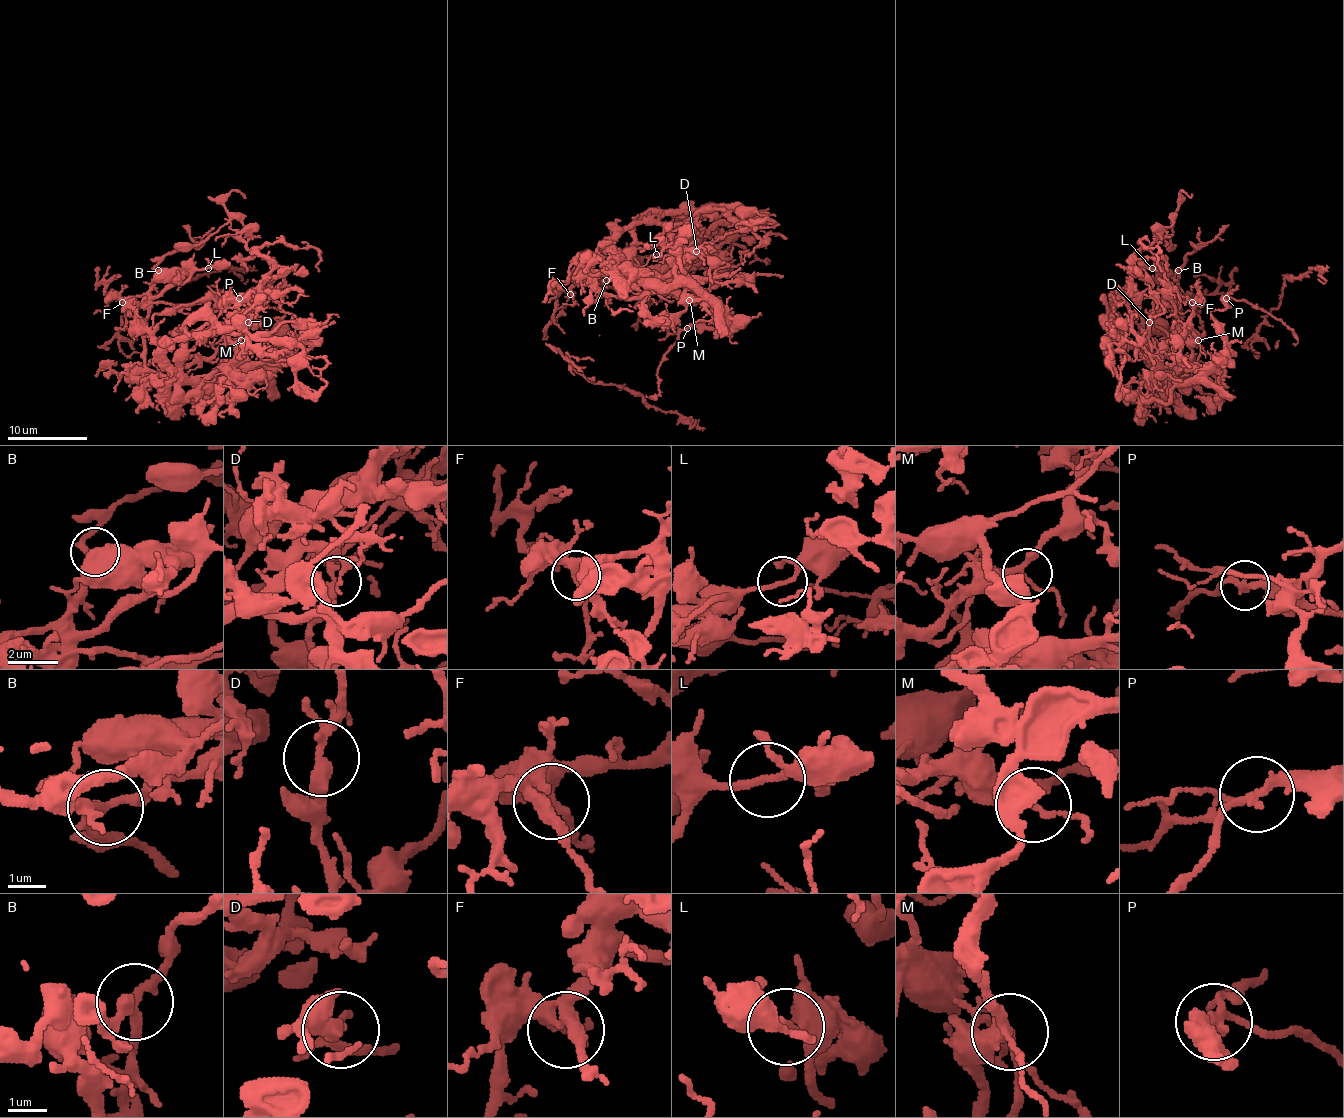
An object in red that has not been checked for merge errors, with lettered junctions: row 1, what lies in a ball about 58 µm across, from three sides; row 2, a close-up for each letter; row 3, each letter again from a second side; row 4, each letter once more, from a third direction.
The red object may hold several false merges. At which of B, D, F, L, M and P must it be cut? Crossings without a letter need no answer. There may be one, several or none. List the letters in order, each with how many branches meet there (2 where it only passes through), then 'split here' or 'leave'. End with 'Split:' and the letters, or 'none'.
B: branches 3; leave
D: branches 3; leave
F: branches 3; leave
L: branches 2; leave
M: branches 3; leave
P: branches 3; leave
Split: none

